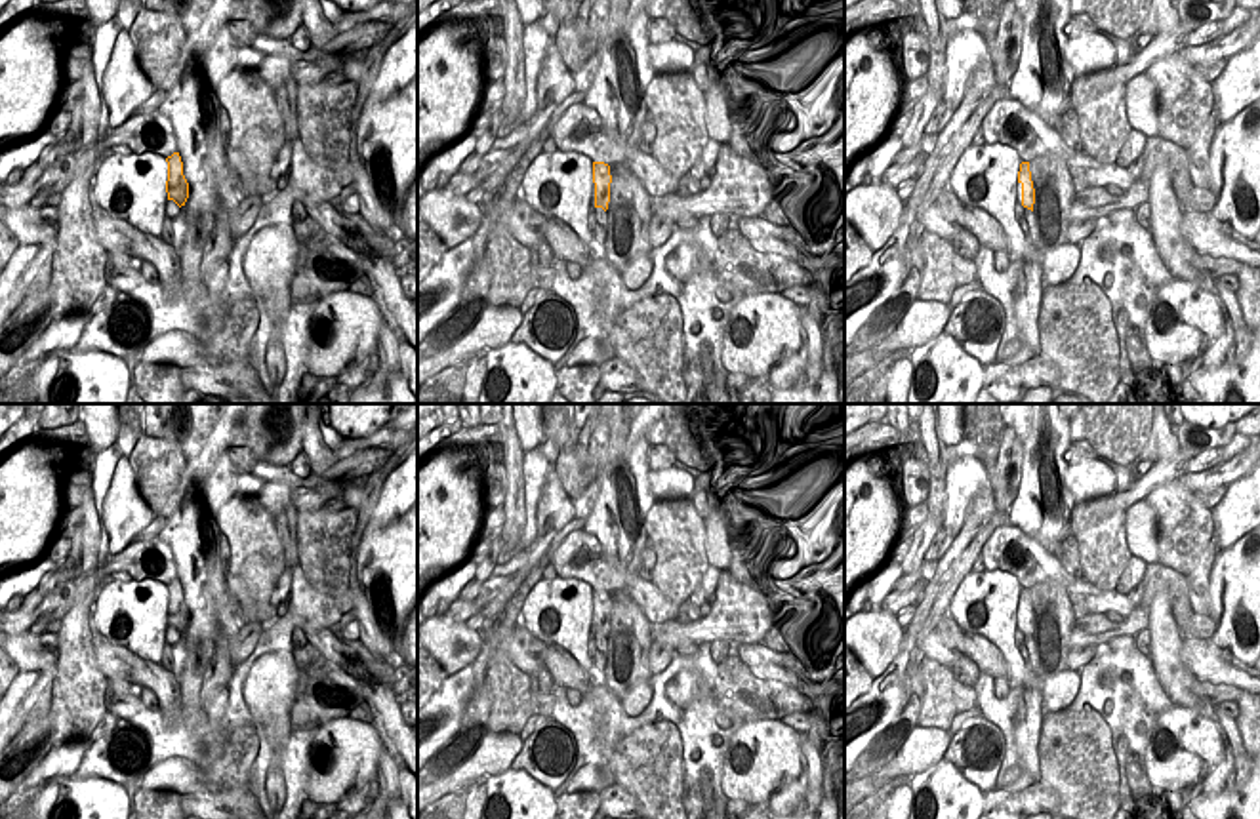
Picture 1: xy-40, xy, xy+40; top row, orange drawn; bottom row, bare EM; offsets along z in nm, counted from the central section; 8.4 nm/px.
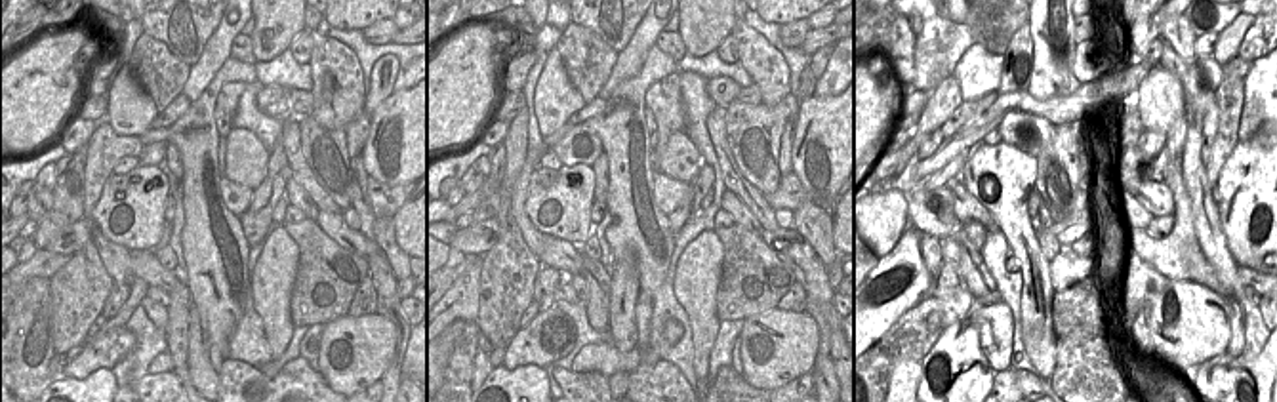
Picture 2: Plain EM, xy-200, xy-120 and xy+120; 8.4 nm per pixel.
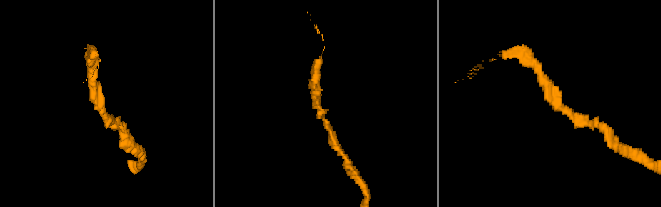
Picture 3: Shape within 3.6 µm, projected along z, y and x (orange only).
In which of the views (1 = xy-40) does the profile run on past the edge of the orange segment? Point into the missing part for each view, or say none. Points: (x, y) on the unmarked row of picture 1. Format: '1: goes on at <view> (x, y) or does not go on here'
1: does not go on here

